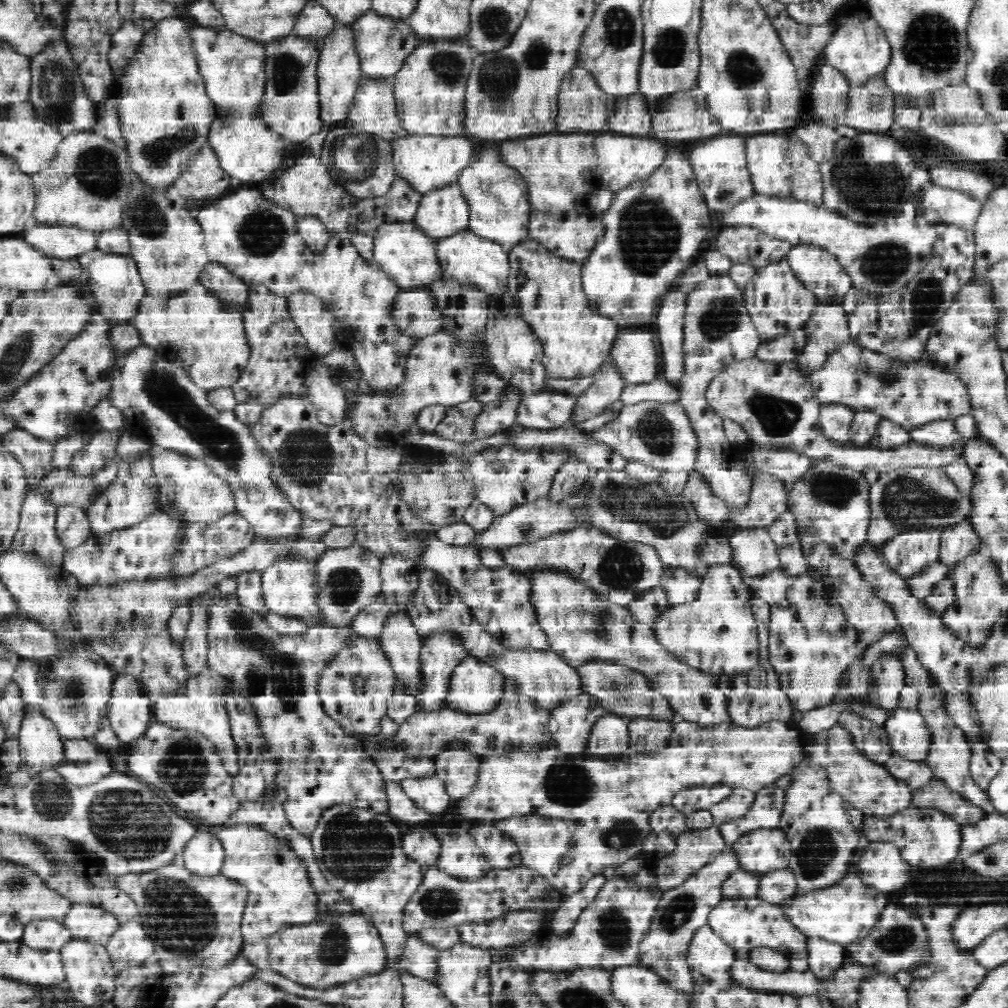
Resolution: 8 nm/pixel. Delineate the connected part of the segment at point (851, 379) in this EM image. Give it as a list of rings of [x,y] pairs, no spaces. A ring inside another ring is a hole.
[[[844,342],[836,352],[832,352],[832,358],[827,358],[824,365],[808,374],[814,396],[822,403],[841,402],[853,406],[857,410],[879,410],[884,419],[888,418],[901,424],[906,429],[915,429],[927,425],[932,421],[953,420],[960,414],[970,413],[970,397],[964,385],[954,374],[945,372],[940,367],[926,360],[920,360],[916,364],[898,364],[890,358],[884,358],[882,354],[870,352],[854,342]]]

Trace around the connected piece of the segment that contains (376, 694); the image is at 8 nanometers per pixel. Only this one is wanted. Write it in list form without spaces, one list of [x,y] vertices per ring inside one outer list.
[[[352,632],[338,646],[334,658],[320,670],[316,690],[326,716],[336,720],[342,731],[351,737],[378,736],[382,730],[380,722],[387,715],[388,700],[394,690],[395,673],[378,638]]]

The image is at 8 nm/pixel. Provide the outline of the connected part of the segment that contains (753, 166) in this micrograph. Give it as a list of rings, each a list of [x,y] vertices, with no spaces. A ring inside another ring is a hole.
[[[774,131],[754,133],[746,138],[745,151],[755,192],[779,196],[791,194],[793,168],[787,138]]]

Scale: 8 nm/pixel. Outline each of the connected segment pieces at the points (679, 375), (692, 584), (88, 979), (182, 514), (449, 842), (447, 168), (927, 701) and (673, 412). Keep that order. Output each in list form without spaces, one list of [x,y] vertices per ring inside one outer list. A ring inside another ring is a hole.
[[[668,292],[658,310],[658,338],[664,358],[664,380],[680,382],[686,374],[685,309],[687,296],[684,292]]]
[[[666,567],[660,586],[670,605],[684,604],[697,597],[701,577],[690,574],[686,569]]]
[[[73,938],[61,948],[61,957],[65,970],[63,985],[80,1005],[90,1007],[96,1003],[112,1002],[115,996],[115,980],[121,970],[113,965],[111,955],[103,944]]]
[[[156,445],[151,448],[150,458],[160,487],[159,508],[175,511],[176,518],[188,523],[212,522],[235,509],[235,498],[230,485],[202,459]]]
[[[438,824],[434,832],[442,844],[442,856],[437,865],[448,874],[458,878],[478,878],[493,868],[476,840],[462,826]]]
[[[440,134],[408,135],[390,141],[395,173],[408,180],[414,190],[426,193],[457,182],[460,173],[472,162],[474,144],[466,136]]]
[[[896,626],[894,633],[898,633],[898,637],[902,639],[902,648],[898,648],[897,658],[902,665],[901,680],[906,679],[906,684],[914,686],[918,690],[917,709],[924,715],[931,732],[931,742],[924,758],[924,762],[932,769],[935,779],[944,781],[945,784],[960,794],[964,799],[976,804],[982,809],[986,809],[986,813],[994,813],[992,802],[986,791],[981,790],[970,776],[969,762],[972,756],[971,743],[967,734],[959,726],[956,726],[953,717],[947,709],[947,691],[934,681],[931,672],[922,664],[918,653],[912,648],[908,639],[903,636],[903,630],[900,626]]]
[[[642,401],[625,405],[616,419],[585,433],[593,442],[604,444],[624,458],[642,461],[656,472],[692,472],[696,460],[697,439],[683,406],[678,403]]]

